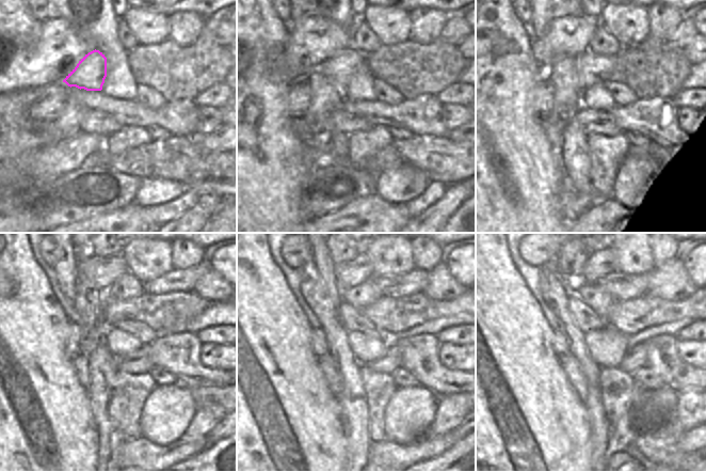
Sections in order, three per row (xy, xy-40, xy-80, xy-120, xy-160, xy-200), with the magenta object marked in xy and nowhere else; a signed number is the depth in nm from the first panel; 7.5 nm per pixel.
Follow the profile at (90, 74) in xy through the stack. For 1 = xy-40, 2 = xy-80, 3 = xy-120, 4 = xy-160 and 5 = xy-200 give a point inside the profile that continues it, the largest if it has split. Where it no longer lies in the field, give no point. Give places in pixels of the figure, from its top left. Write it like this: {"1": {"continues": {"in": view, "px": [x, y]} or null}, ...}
{"1": {"continues": {"in": "xy-40", "px": [340, 67]}}, "2": {"continues": {"in": "xy-80", "px": [591, 68]}}, "3": {"continues": {"in": "xy-120", "px": [112, 311]}}, "4": {"continues": {"in": "xy-160", "px": [392, 316]}}, "5": {"continues": {"in": "xy-200", "px": [629, 316]}}}

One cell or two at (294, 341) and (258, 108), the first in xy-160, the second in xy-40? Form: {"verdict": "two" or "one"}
{"verdict": "one"}

